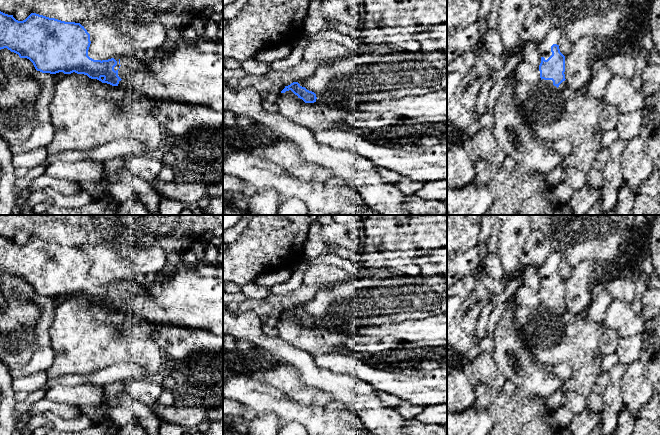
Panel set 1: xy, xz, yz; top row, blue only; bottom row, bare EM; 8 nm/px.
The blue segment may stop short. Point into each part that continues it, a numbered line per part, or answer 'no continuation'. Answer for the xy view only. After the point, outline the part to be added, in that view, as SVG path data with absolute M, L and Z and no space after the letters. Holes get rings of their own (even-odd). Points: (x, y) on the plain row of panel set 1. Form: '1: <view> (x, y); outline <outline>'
1: xy (191, 295); outline M182 262L173 268L164 268L154 274L156 280L149 285L142 285L142 292L119 305L119 312L156 323L201 329L223 337L223 264L206 262L186 264Z

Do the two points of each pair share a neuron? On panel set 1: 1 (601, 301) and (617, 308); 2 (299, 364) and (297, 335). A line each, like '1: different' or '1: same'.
1: different
2: different

